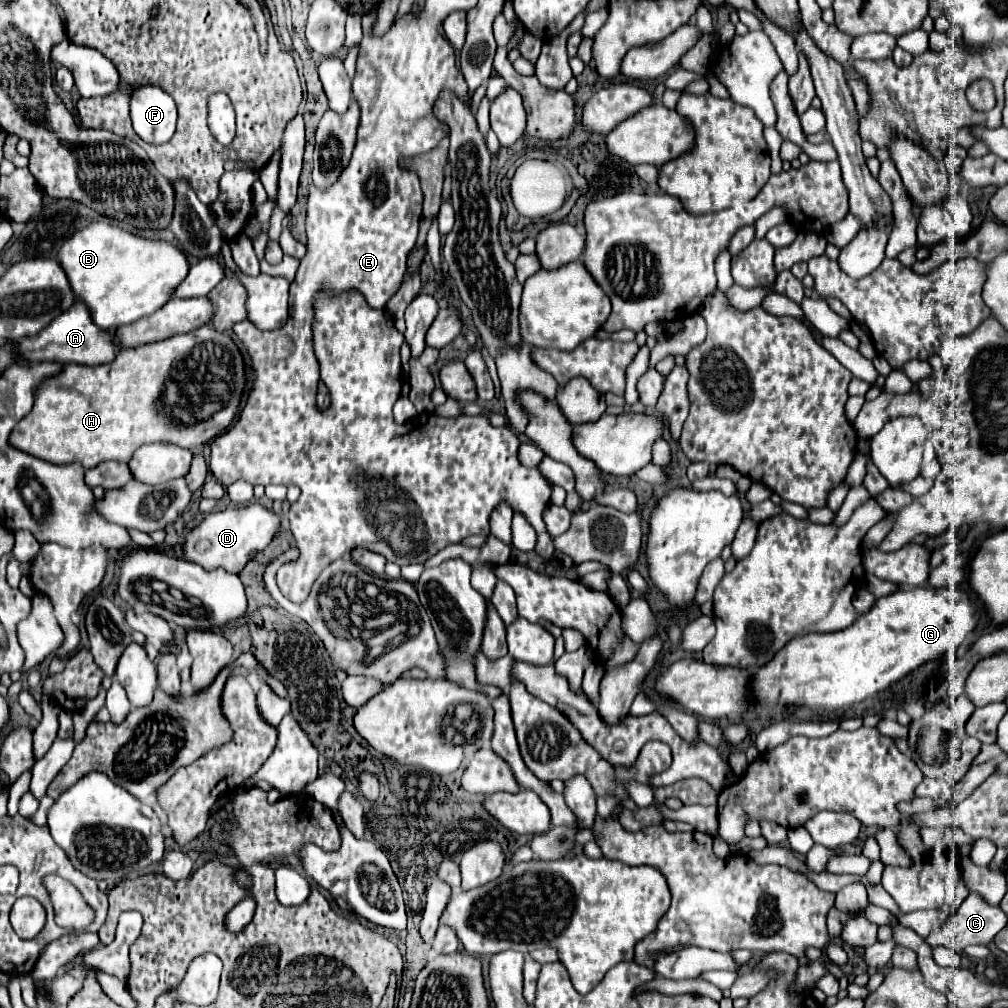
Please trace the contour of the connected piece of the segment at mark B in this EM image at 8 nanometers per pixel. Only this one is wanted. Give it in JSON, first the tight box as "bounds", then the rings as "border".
{"bounds":[58,223,188,331],"border":[[[92,223],[76,231],[62,243],[58,263],[68,277],[76,301],[88,307],[92,323],[104,331],[152,315],[170,299],[170,291],[188,273],[186,255],[174,245],[136,237],[110,223]]]}

